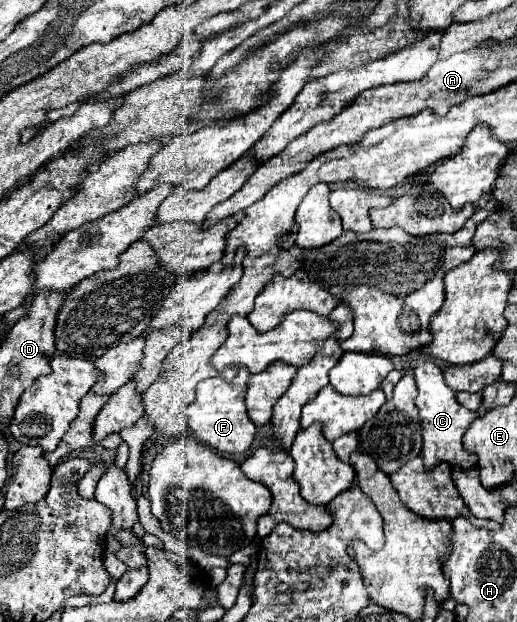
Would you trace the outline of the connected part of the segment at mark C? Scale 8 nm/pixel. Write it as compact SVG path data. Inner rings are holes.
M422 362L414 370L418 396L416 396L416 408L420 410L420 426L422 426L422 460L426 468L436 468L438 464L446 462L460 470L472 470L476 468L474 456L464 448L462 436L468 430L468 426L478 418L476 412L470 412L462 408L456 402L456 394L446 386L442 370L434 362Z

